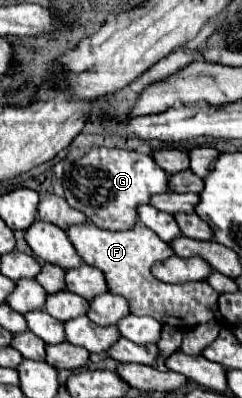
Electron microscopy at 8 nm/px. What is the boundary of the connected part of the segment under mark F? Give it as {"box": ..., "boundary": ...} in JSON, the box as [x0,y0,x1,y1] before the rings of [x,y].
{"box":[66,222,218,326],"boundary":[[[90,222],[76,224],[66,230],[72,246],[76,248],[82,262],[96,266],[104,272],[108,290],[120,294],[130,302],[130,314],[152,316],[160,324],[170,326],[198,326],[210,322],[218,312],[218,292],[208,286],[208,282],[188,282],[188,284],[164,284],[152,278],[150,266],[170,258],[174,252],[162,242],[150,228],[136,224],[132,230],[110,232],[102,230]]]}

